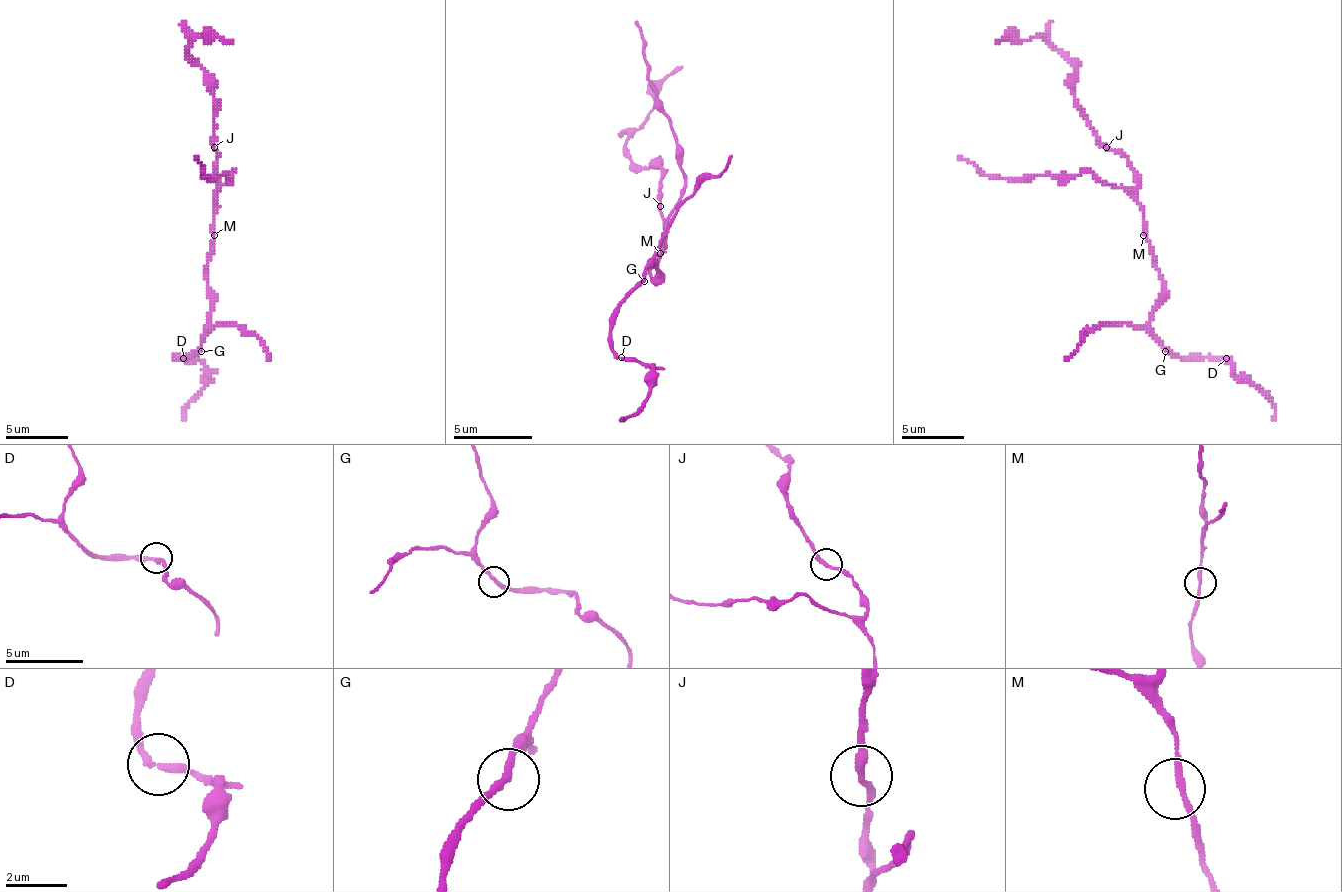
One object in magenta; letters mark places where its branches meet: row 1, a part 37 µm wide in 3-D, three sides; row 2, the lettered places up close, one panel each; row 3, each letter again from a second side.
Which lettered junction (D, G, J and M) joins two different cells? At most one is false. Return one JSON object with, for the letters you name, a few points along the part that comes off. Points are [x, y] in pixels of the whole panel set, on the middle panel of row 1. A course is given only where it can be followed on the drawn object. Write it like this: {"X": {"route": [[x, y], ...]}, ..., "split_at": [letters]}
{"split_at": []}

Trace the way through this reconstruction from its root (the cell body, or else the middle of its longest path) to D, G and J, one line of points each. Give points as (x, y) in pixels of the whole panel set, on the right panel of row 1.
D: (1147, 231), (1153, 266), (1162, 282), (1162, 297), (1153, 313), (1150, 332), (1181, 357), (1225, 357)
G: (1147, 231), (1153, 266), (1162, 282), (1162, 297), (1150, 322), (1150, 335), (1165, 351)
J: (1147, 231), (1143, 206), (1137, 200), (1137, 172), (1125, 156), (1106, 147)

